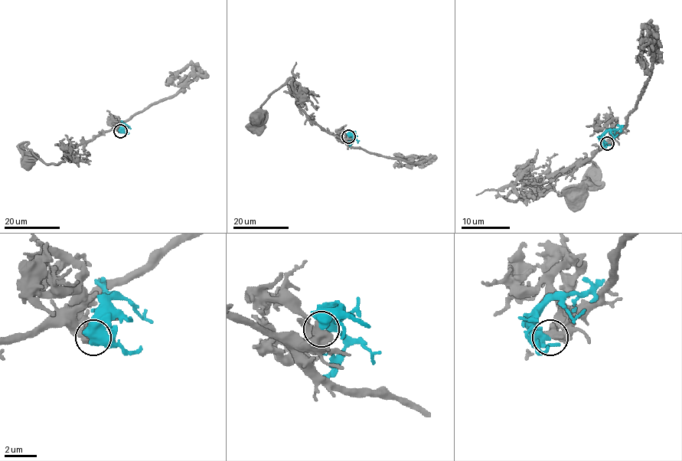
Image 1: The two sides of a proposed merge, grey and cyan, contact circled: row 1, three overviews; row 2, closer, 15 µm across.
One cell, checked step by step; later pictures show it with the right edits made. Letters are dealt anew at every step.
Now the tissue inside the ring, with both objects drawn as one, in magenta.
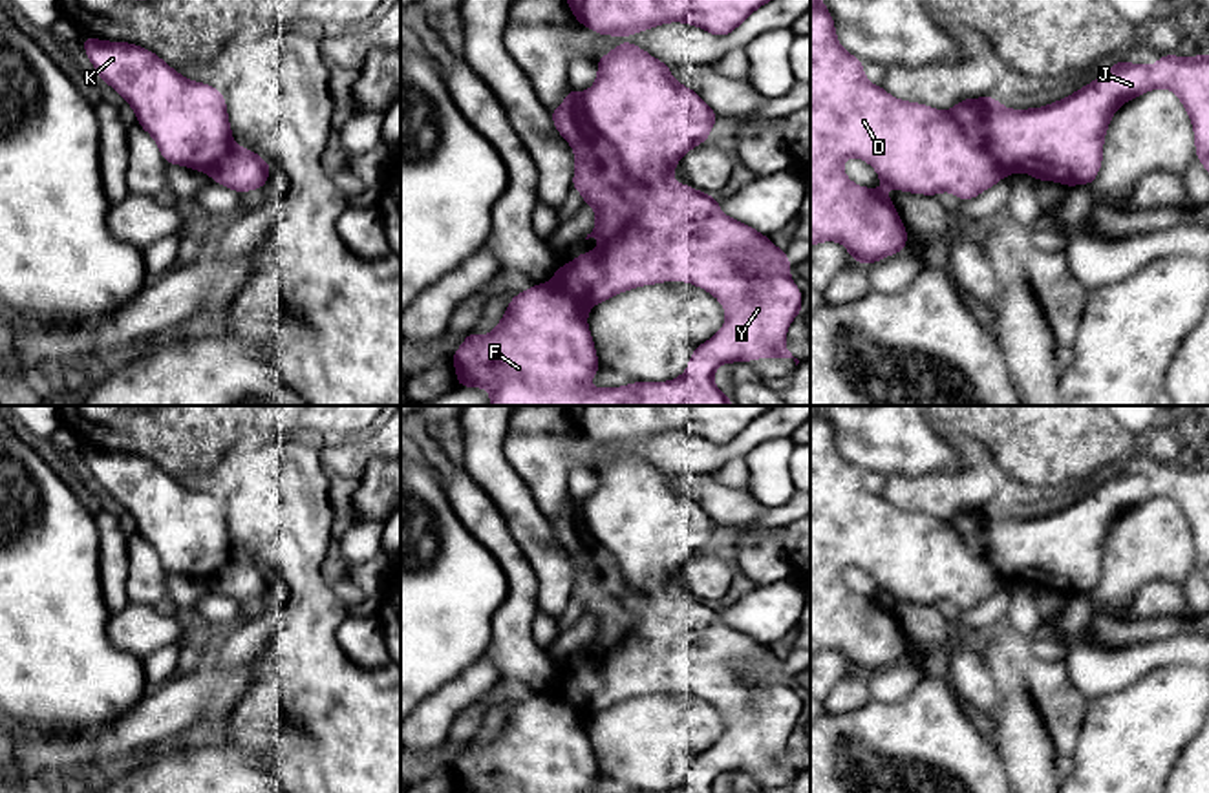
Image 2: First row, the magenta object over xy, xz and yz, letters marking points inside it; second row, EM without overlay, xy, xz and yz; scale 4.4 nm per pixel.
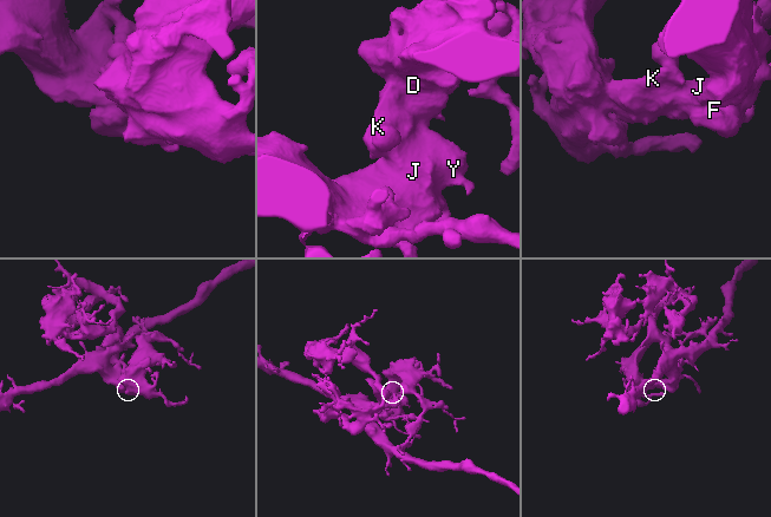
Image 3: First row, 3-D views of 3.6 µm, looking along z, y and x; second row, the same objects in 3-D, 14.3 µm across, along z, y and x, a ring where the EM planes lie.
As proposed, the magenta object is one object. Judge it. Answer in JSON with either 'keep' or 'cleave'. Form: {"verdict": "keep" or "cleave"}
{"verdict": "keep"}

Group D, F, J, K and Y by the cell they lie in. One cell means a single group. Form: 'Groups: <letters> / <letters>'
Groups: D F J K Y

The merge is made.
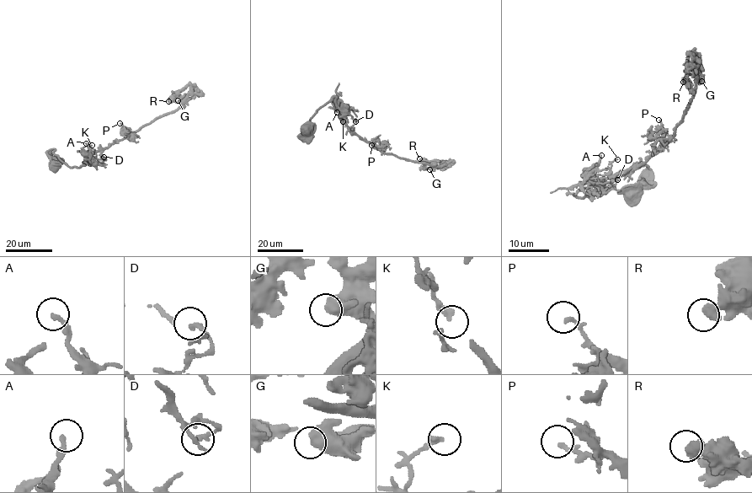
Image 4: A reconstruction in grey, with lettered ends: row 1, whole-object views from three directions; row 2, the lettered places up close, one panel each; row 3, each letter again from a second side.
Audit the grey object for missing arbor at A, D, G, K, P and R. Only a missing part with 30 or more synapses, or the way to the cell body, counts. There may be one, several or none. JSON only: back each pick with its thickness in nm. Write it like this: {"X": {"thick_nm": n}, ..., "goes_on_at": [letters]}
{"goes_on_at": []}

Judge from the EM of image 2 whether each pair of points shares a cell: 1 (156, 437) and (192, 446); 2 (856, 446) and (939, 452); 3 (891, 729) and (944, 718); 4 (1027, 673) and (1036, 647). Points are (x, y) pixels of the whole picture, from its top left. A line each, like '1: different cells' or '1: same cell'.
1: same cell
2: same cell
3: same cell
4: different cells

